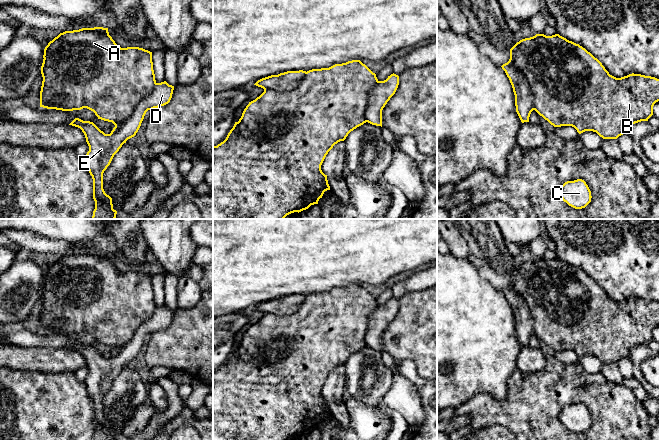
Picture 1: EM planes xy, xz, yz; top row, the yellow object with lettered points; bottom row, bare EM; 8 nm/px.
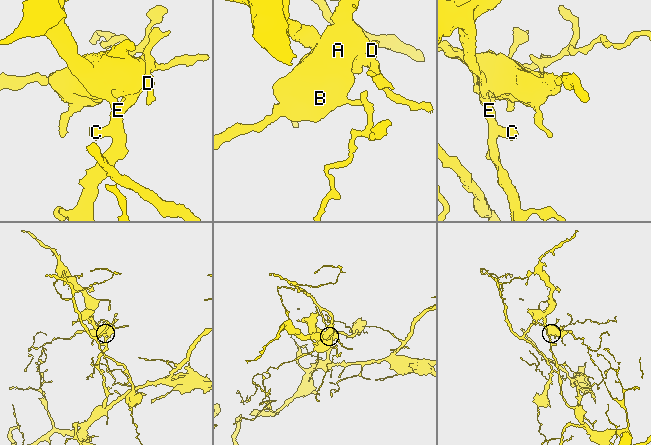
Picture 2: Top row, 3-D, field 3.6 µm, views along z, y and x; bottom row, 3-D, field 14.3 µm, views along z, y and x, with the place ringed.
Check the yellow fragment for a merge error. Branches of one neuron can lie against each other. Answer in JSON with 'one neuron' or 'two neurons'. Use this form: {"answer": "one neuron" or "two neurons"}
{"answer": "two neurons"}

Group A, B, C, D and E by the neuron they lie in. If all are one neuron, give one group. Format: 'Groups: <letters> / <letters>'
Groups: A B / C D E

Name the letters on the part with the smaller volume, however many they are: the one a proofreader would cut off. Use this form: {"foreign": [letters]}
{"foreign": ["A", "B"]}

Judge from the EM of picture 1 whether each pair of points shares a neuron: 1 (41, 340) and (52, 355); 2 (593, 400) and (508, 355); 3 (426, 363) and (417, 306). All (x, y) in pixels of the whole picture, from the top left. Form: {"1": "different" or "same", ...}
{"1": "different", "2": "different", "3": "same"}

